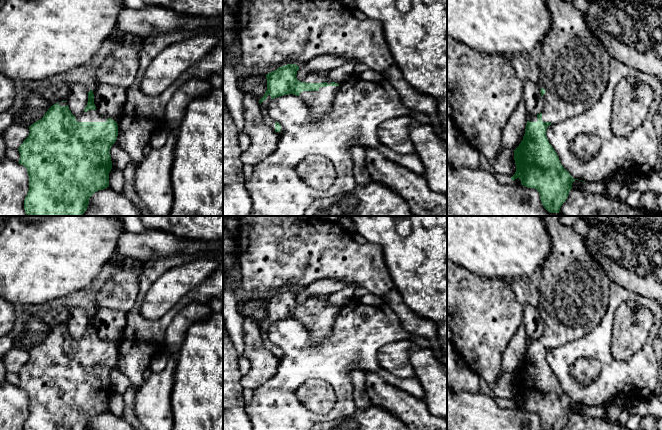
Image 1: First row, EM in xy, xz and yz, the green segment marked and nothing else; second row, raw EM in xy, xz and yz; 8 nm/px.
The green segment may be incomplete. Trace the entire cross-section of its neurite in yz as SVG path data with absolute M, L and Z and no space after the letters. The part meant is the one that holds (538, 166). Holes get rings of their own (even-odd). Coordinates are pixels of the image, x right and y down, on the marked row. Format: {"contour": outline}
{"contour": "M545 0L545 2L551 13L551 27L542 41L542 54L539 59L539 84L542 87L540 93L544 100L544 108L527 121L523 140L514 150L516 172L511 179L514 181L519 178L521 185L536 189L544 208L550 213L559 213L572 189L572 183L578 179L574 179L560 163L557 153L547 139L546 130L551 124L586 111L600 99L608 84L611 56L587 26L584 11L563 0Z"}

